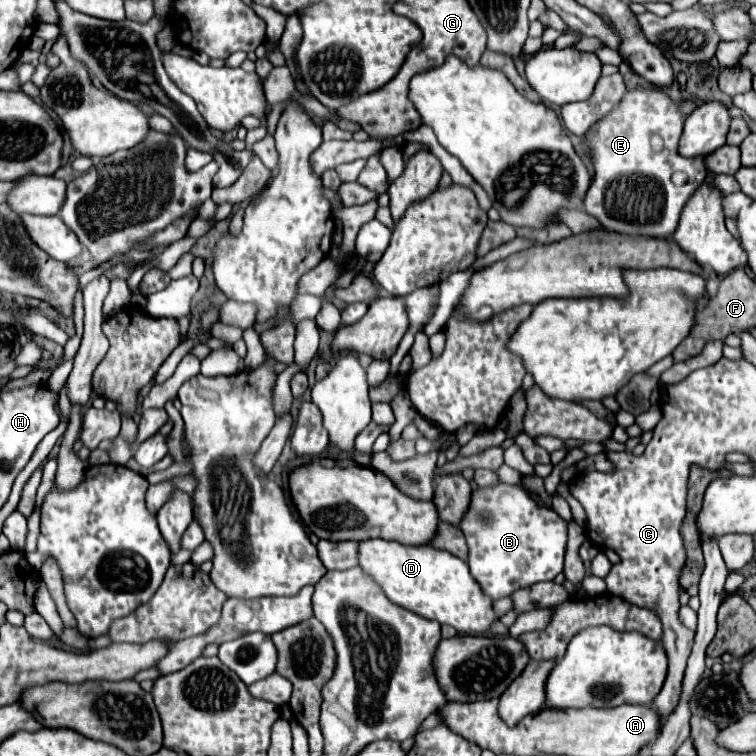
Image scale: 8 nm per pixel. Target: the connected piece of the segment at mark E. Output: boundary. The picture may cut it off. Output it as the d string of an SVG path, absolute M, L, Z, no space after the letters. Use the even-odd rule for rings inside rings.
M628 90L622 102L586 134L594 152L594 178L584 198L584 210L598 218L604 228L670 238L678 228L682 208L708 174L702 158L682 158L678 154L682 126L684 122L664 90ZM674 172L688 176L682 186L672 182Z

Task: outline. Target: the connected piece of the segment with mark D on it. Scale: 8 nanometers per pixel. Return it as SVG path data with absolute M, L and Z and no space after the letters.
M378 538L364 540L358 546L358 566L382 588L382 592L386 594L390 602L422 618L448 624L456 628L460 634L484 634L496 618L492 612L492 600L486 600L486 596L482 596L478 582L468 572L468 564L464 560L458 560L458 556L450 556L448 552L442 552L434 546L404 546L398 542L388 542L388 540L378 540Z

